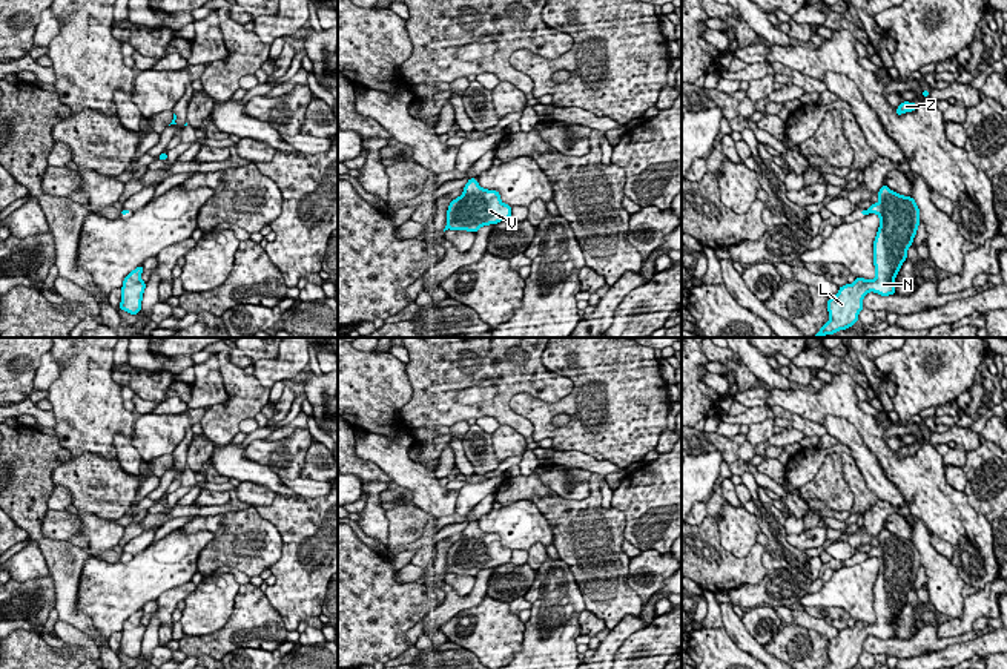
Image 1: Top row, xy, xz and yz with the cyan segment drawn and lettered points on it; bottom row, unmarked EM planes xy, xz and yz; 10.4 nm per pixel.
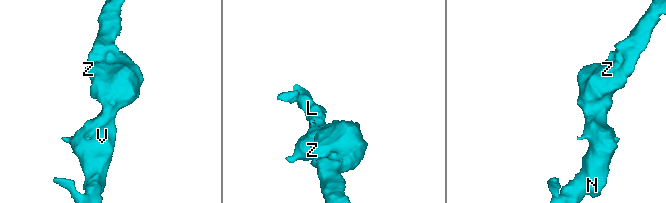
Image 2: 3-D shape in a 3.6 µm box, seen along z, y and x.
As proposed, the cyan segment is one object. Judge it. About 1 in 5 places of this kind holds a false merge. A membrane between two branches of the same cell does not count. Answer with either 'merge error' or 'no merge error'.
no merge error

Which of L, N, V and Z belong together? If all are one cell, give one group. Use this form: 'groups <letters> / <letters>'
groups L N V Z

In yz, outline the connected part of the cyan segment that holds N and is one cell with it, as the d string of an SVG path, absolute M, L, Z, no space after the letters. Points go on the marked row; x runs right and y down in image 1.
M886 184L878 190L880 201L860 215L877 213L880 227L873 241L875 278L855 278L853 284L838 288L834 298L827 299L830 319L812 338L835 334L858 322L858 315L864 308L863 299L869 292L881 296L895 295L895 276L907 259L907 249L916 236L920 209L912 196L900 195Z

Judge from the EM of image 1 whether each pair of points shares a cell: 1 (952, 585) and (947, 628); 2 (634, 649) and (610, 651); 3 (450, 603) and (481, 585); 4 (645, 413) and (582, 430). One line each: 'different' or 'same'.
1: different
2: different
3: same
4: same

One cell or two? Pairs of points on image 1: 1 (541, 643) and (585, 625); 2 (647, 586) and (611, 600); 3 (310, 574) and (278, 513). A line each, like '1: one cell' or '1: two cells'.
1: two cells
2: two cells
3: one cell

